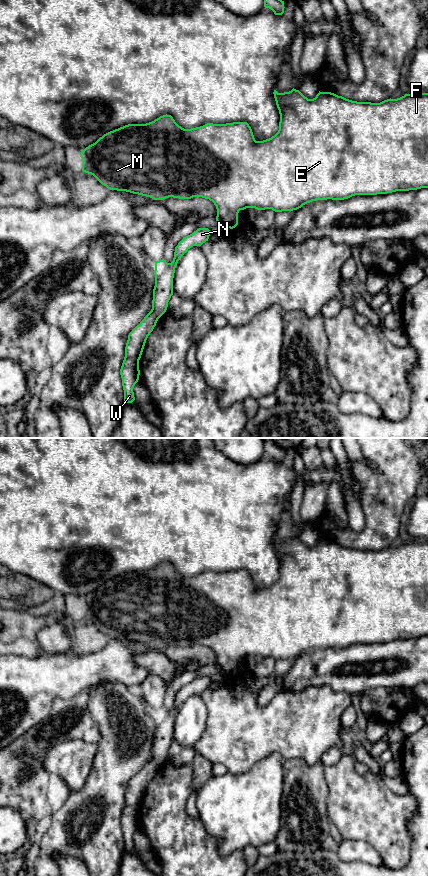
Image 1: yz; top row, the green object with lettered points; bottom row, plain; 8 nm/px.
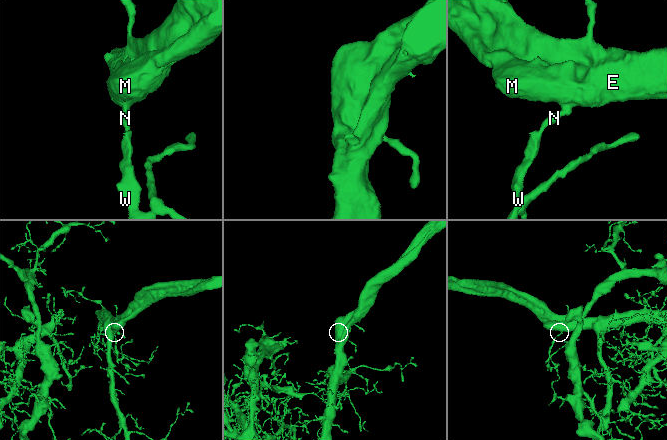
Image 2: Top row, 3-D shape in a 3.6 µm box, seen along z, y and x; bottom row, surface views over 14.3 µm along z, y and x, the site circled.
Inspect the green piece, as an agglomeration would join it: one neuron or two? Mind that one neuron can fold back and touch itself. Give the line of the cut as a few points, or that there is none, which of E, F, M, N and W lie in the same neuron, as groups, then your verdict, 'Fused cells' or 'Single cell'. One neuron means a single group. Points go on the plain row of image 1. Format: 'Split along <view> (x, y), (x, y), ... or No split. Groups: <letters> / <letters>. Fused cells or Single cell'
No split. Groups: E F M N W. Single cell

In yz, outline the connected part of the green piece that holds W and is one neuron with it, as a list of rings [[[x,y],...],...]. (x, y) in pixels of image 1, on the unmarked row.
[[[199,676],[178,691],[171,711],[167,711],[164,707],[155,710],[152,757],[129,781],[125,805],[120,817],[124,850],[132,851],[135,848],[133,836],[139,828],[139,808],[148,784],[156,774],[158,767],[166,760],[168,750],[173,743],[173,726],[178,709],[191,695],[201,694],[208,689],[209,684],[208,676]]]

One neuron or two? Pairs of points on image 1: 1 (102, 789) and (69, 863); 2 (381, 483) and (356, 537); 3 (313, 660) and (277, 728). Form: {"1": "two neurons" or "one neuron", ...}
{"1": "two neurons", "2": "one neuron", "3": "two neurons"}

